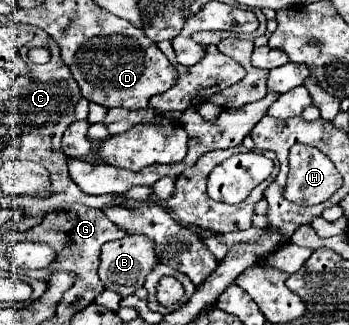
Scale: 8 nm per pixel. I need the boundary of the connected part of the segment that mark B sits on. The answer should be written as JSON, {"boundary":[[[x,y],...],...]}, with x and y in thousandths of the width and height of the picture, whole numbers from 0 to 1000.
{"boundary":[[[415,723],[352,729],[324,748],[301,748],[289,766],[284,852],[318,895],[375,908],[410,883],[421,840],[450,815],[438,742]]]}

